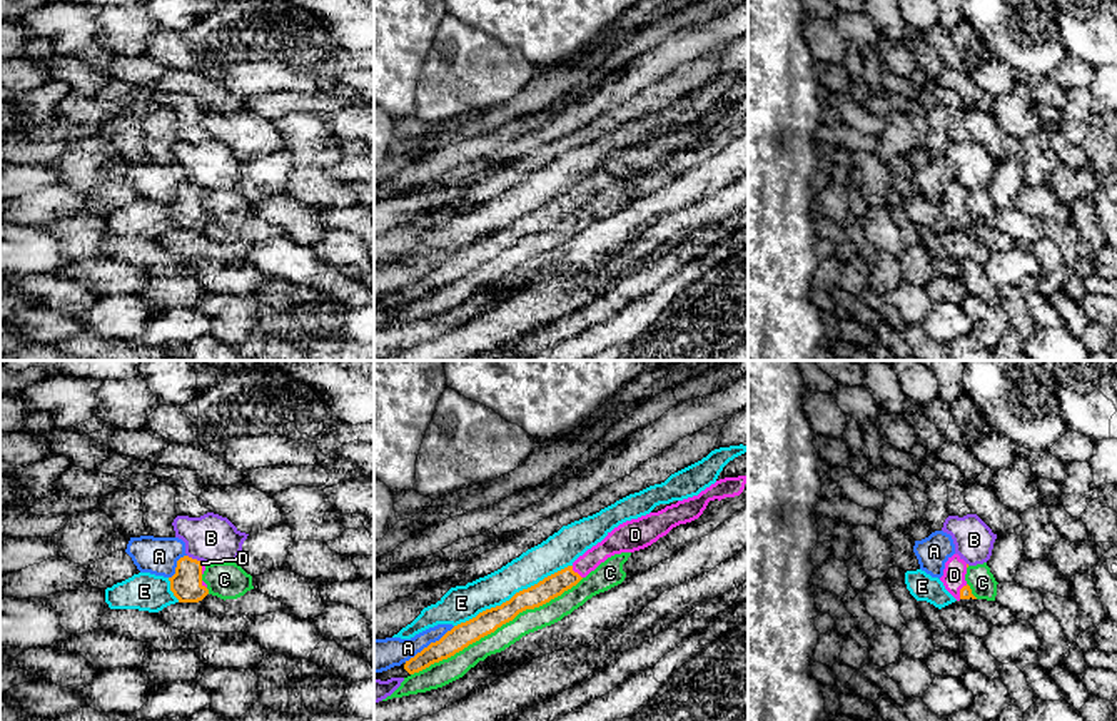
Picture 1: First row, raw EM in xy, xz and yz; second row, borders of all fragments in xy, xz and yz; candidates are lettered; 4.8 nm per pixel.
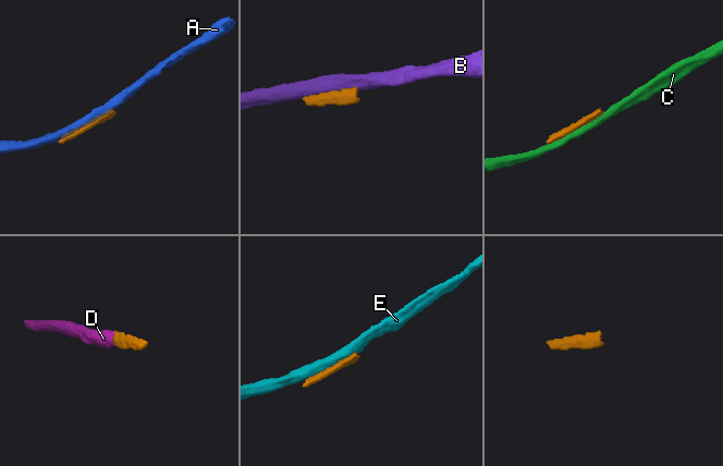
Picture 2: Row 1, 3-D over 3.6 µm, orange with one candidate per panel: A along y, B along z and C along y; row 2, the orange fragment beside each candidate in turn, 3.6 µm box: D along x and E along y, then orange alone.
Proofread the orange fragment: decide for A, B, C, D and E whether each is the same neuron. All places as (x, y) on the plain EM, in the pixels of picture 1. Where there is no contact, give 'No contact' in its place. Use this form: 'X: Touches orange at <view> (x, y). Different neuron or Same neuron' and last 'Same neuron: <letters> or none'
A: Touches orange at xz (431, 269). Different neuron
B: Touches orange at xy (196, 186). Different neuron
C: Touches orange at xz (496, 254). Different neuron
D: Touches orange at xz (576, 199). Same neuron
E: Touches orange at xz (515, 221). Different neuron
Same neuron: D

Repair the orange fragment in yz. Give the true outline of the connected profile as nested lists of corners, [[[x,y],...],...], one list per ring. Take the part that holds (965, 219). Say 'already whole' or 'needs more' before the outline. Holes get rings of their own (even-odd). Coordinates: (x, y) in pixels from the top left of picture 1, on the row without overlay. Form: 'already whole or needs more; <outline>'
needs more; [[[958,180],[948,184],[940,207],[957,227],[970,224],[977,225],[965,207],[965,200],[967,200],[967,189]]]

